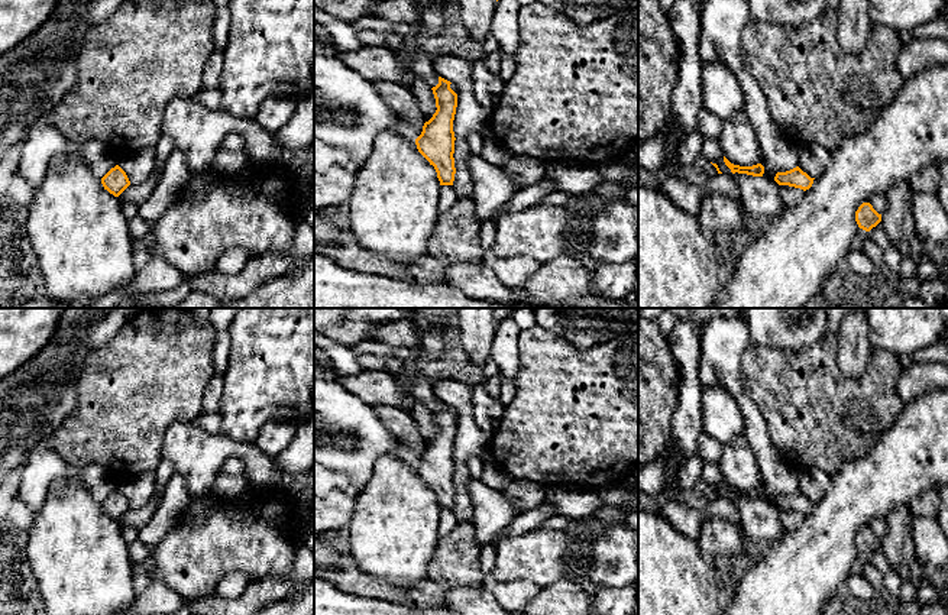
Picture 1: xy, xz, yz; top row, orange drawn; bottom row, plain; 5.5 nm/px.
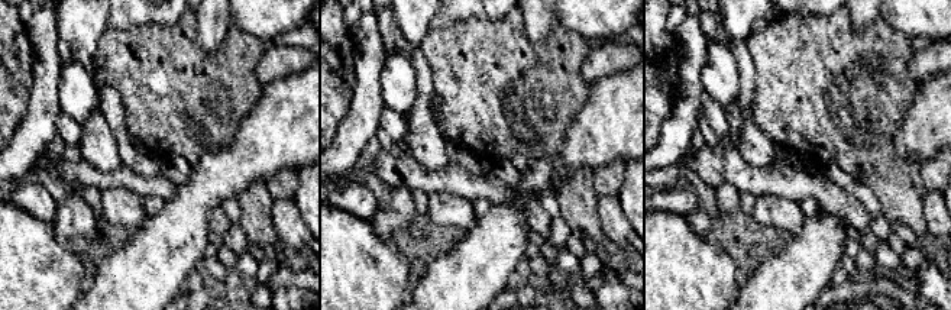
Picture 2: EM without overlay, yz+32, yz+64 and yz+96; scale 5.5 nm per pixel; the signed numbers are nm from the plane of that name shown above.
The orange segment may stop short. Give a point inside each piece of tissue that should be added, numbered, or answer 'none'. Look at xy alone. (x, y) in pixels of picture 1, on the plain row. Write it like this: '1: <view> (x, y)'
none

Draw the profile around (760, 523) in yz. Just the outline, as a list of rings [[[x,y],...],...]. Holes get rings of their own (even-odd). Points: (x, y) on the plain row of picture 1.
[[[738,496],[731,501],[740,511],[740,531],[750,540],[769,546],[784,534],[779,518],[780,509],[774,504]]]

